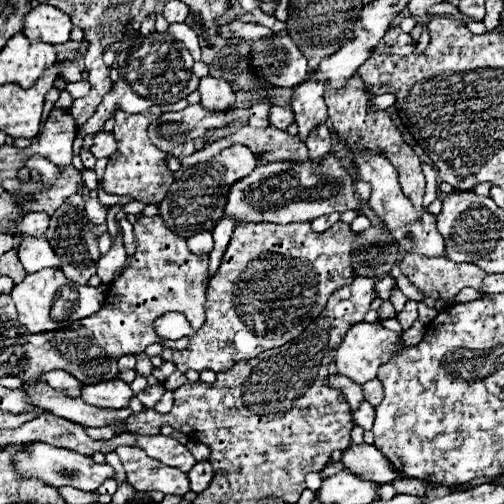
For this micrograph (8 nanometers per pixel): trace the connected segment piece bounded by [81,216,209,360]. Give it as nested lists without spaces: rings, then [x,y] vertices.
[[[141,216],[135,226],[135,254],[127,258],[127,266],[109,286],[107,298],[99,312],[81,320],[93,332],[101,350],[111,358],[123,354],[141,354],[153,342],[165,344],[153,330],[153,320],[165,312],[181,312],[193,330],[205,322],[205,288],[207,288],[207,254],[193,254],[185,238],[171,232],[161,216]]]

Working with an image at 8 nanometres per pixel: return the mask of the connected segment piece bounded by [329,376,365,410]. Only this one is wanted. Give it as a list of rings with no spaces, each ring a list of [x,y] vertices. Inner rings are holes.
[[[331,376],[331,378],[329,378],[329,384],[331,384],[333,388],[339,388],[339,390],[345,394],[351,410],[357,410],[359,404],[365,400],[365,398],[363,398],[363,388],[361,388],[361,384],[355,384],[355,382],[349,380],[347,376]]]

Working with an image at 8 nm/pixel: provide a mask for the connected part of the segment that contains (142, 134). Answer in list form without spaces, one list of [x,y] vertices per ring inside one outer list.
[[[161,106],[149,108],[143,114],[129,114],[123,112],[121,108],[115,112],[115,140],[119,142],[117,152],[109,158],[101,186],[105,192],[111,194],[119,194],[119,196],[133,196],[135,200],[143,202],[143,204],[153,204],[153,202],[161,202],[173,182],[173,172],[167,168],[167,164],[163,162],[167,158],[165,152],[159,152],[159,148],[155,148],[149,140],[147,128],[151,124],[151,120],[157,120],[161,116]]]

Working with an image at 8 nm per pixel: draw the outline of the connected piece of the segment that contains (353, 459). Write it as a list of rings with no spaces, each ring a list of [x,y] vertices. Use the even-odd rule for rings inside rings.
[[[359,444],[359,446],[349,446],[343,452],[343,464],[357,476],[367,476],[367,480],[377,480],[377,484],[387,484],[393,482],[399,472],[391,468],[389,460],[383,456],[381,450],[377,450],[373,444]]]

